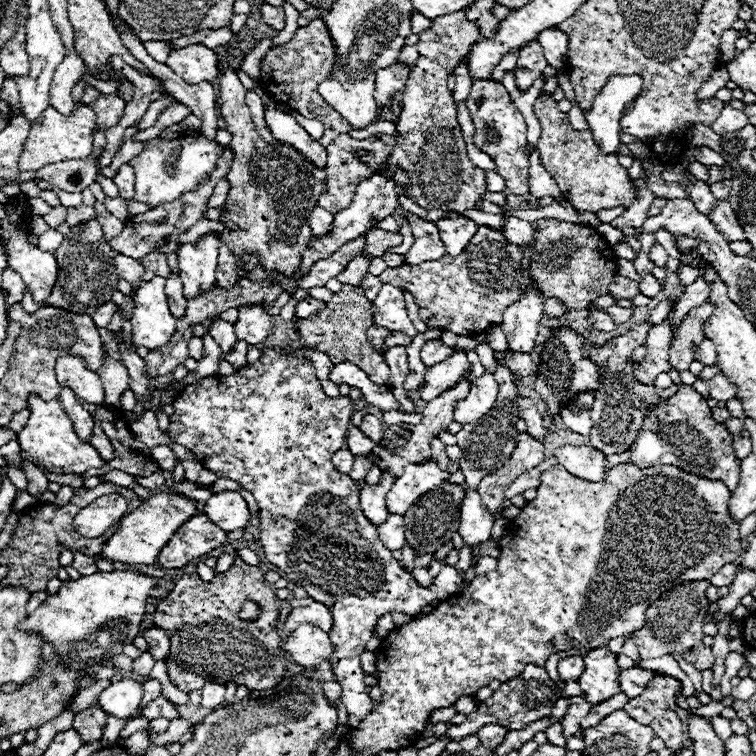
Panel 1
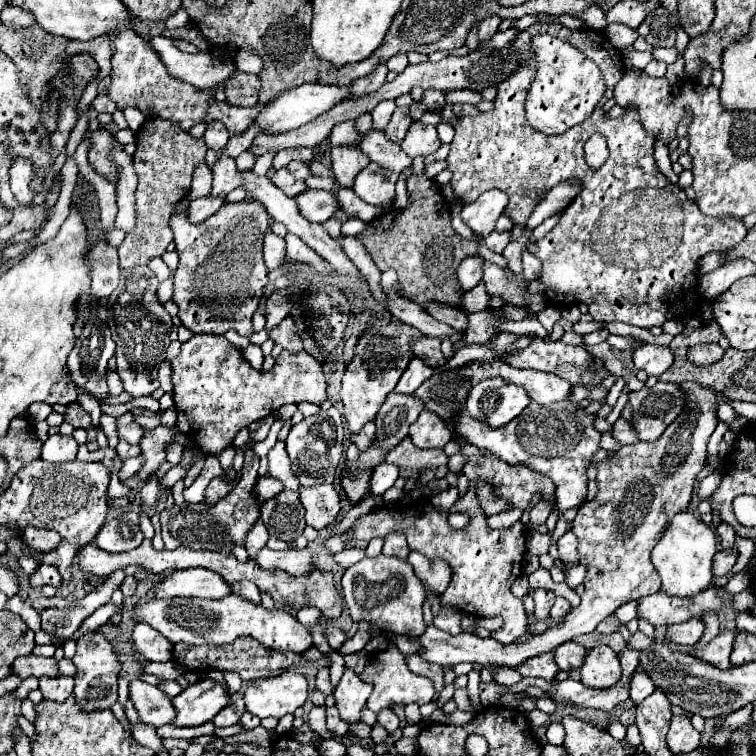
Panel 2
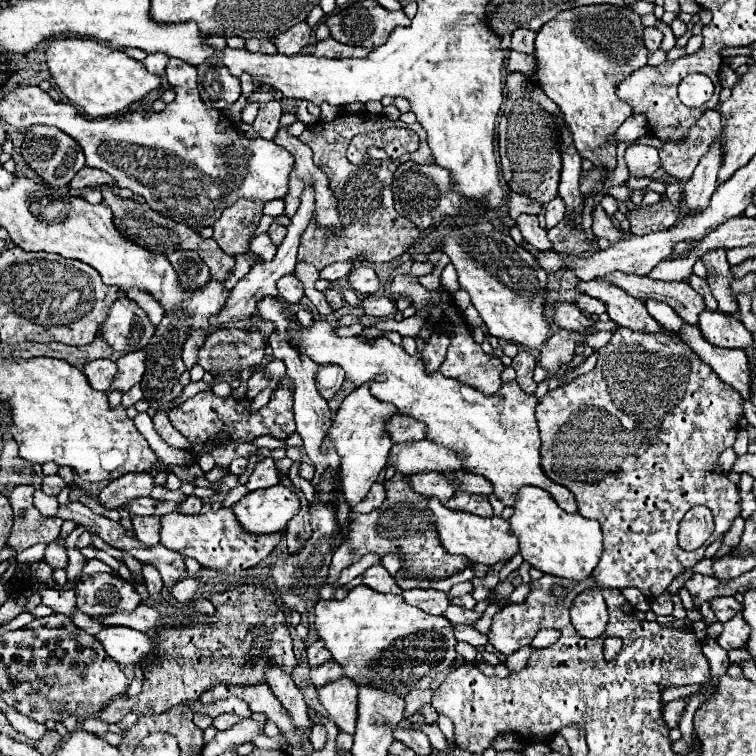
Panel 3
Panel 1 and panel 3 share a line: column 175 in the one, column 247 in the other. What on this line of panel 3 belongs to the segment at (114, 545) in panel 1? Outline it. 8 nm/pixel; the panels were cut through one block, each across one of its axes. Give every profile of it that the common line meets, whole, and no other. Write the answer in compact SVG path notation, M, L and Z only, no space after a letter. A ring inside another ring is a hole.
M284 486L248 492L232 506L240 526L252 534L272 534L286 528L288 520L298 512L298 496Z

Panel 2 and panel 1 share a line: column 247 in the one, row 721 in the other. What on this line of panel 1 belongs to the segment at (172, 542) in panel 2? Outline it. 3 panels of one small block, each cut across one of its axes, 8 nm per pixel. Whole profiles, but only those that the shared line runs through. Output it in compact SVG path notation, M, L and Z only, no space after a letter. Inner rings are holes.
M528 664L520 676L516 676L508 682L502 682L502 686L491 697L482 701L480 708L476 712L472 712L466 722L450 726L446 738L462 740L468 734L476 734L478 728L482 728L484 724L498 724L498 726L504 726L506 730L520 730L520 728L524 728L526 724L530 724L534 720L542 720L542 718L550 716L552 706L558 702L558 698L562 698L560 688L548 676L546 668L536 666L536 664Z

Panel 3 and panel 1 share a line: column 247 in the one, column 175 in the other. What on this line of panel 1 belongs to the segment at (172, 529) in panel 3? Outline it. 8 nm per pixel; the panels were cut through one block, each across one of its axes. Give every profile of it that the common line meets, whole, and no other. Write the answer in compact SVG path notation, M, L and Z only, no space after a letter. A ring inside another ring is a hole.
M198 514L186 520L174 536L168 540L168 544L162 548L156 562L162 568L182 568L190 564L194 558L208 554L216 546L226 542L226 532L218 528L214 522L208 520L208 516Z

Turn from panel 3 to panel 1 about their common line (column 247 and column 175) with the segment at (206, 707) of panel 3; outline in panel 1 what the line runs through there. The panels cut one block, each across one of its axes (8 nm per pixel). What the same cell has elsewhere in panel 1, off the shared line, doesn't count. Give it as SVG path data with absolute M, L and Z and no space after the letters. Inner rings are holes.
M160 696L156 700L152 700L142 712L140 716L146 716L148 720L154 720L154 718L168 718L168 720L174 720L180 716L178 712L178 706L174 702L170 702L168 698Z

